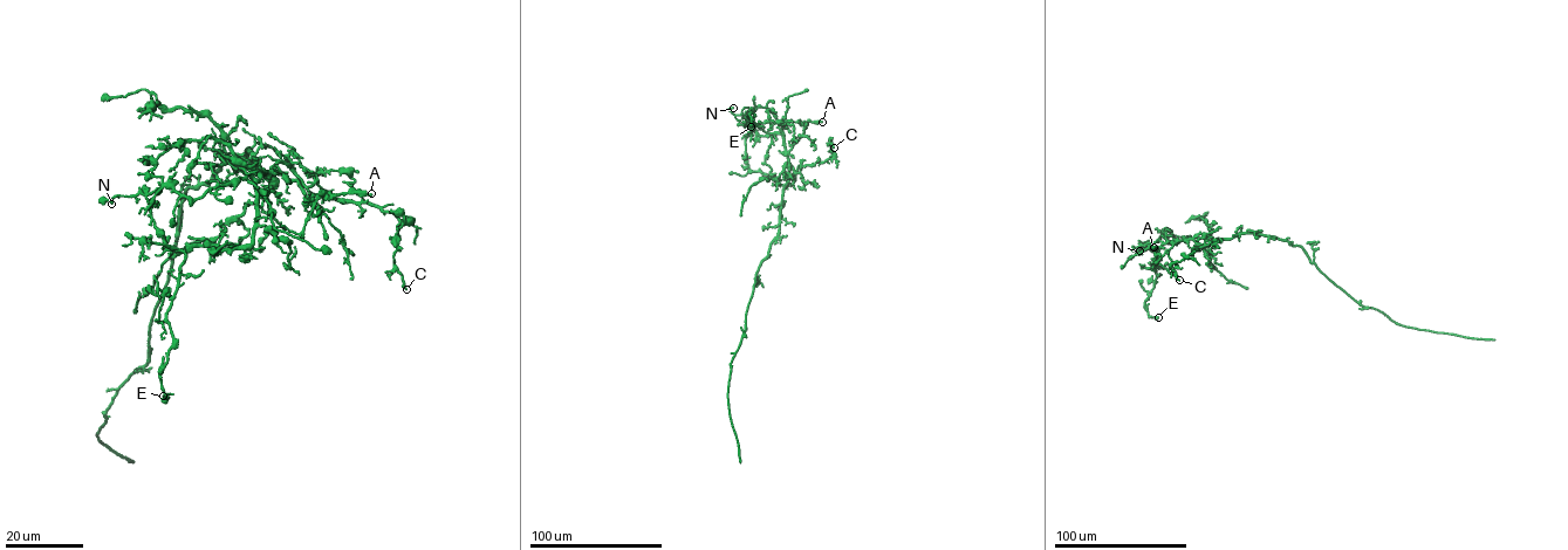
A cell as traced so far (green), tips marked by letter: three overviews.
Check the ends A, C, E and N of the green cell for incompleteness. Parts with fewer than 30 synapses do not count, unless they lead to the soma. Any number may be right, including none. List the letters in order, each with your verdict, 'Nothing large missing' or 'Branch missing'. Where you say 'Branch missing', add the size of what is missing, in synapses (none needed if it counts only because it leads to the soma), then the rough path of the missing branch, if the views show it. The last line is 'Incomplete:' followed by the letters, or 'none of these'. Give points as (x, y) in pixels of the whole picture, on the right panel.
A: Nothing large missing
C: Nothing large missing
E: Nothing large missing
N: Nothing large missing
Incomplete: none of these

